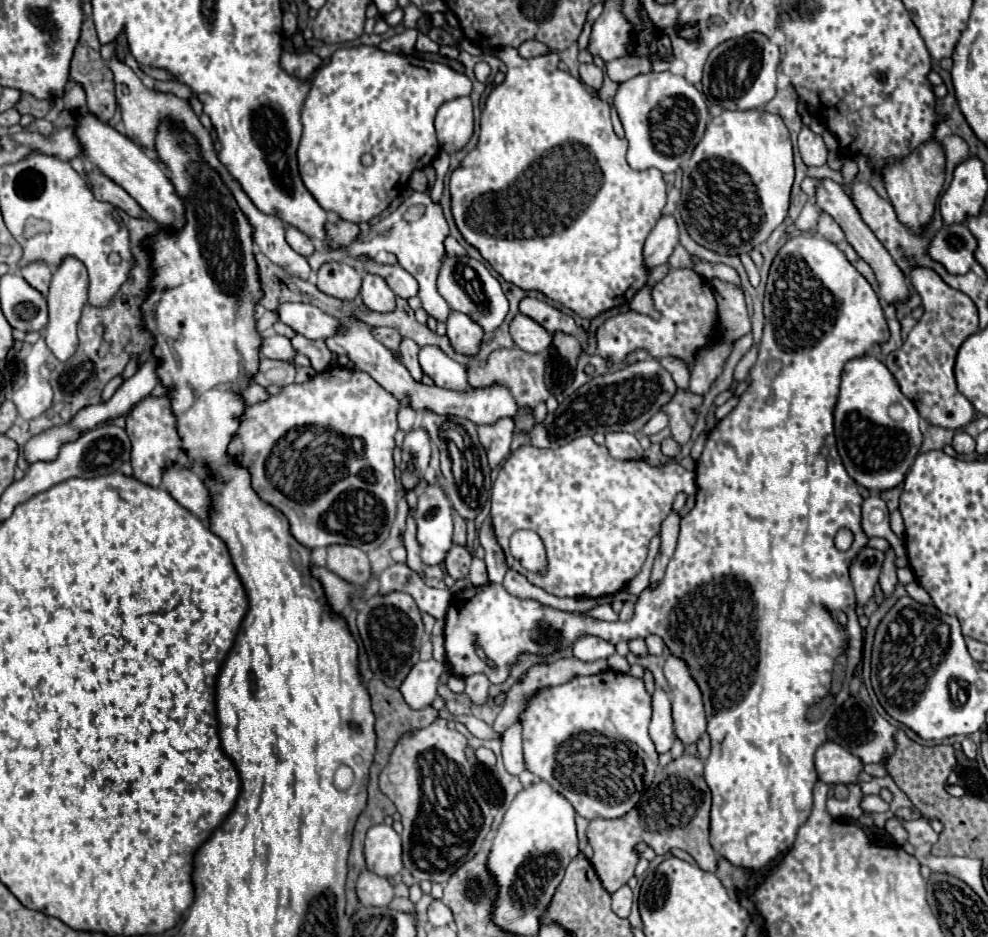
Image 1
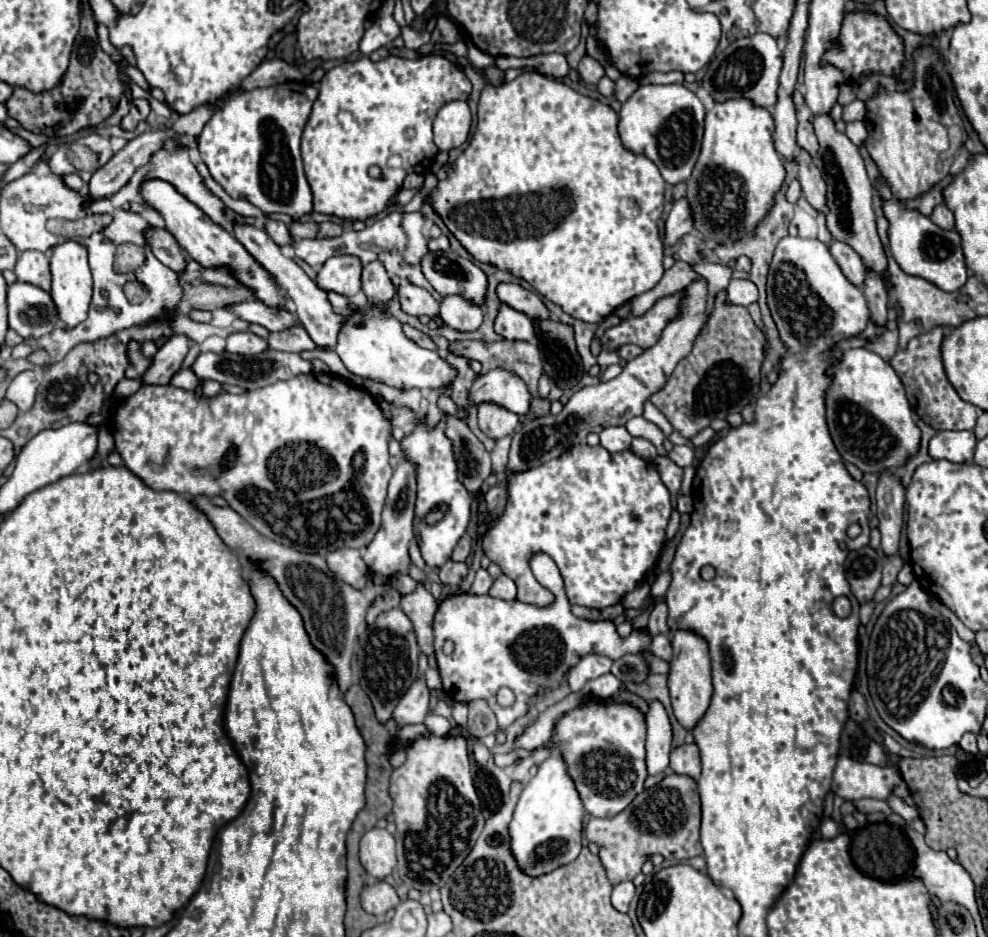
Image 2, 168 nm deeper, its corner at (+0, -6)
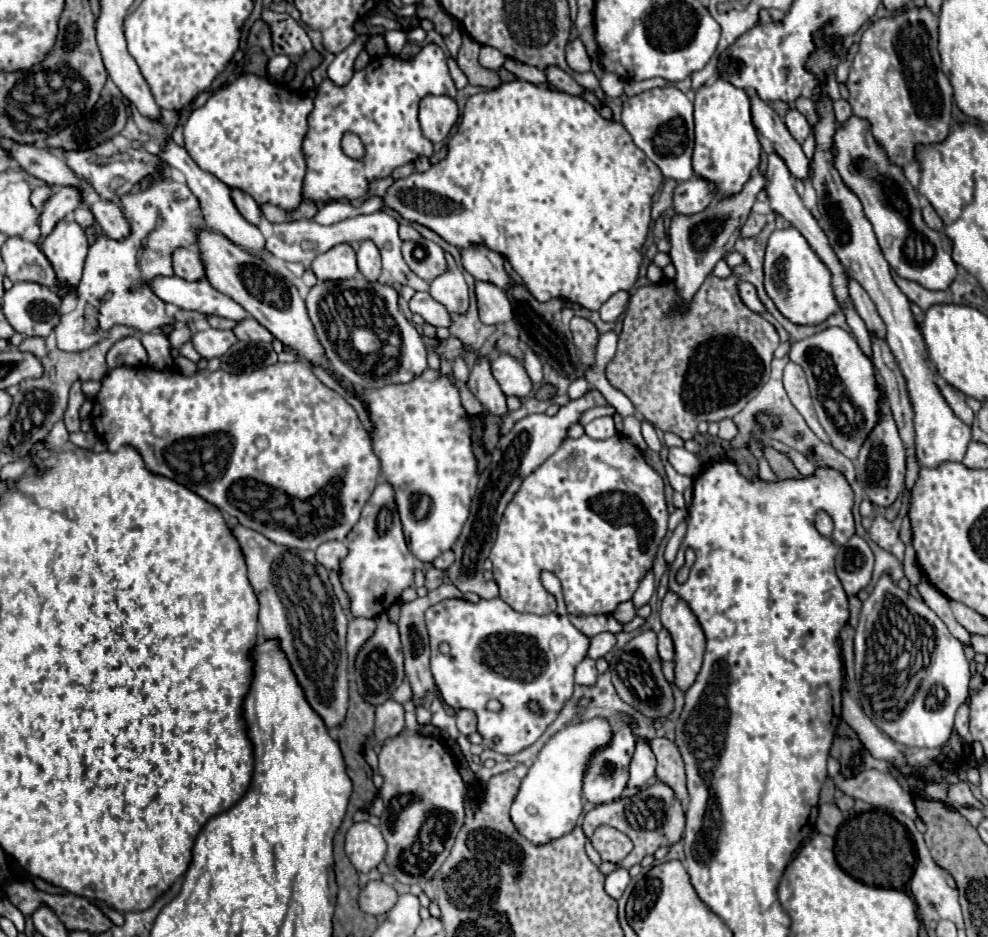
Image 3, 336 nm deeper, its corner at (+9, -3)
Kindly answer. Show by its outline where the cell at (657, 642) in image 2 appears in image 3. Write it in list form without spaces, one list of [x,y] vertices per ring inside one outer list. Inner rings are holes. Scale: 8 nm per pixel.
[[[662,628],[658,632],[658,652],[662,660],[674,660],[674,644],[670,638],[670,632],[666,628]]]

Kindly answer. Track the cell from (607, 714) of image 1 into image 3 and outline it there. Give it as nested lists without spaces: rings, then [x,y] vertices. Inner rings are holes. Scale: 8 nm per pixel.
[[[624,724],[614,732],[612,742],[600,750],[584,776],[584,798],[594,804],[616,800],[628,782],[628,766],[636,748],[632,730]]]

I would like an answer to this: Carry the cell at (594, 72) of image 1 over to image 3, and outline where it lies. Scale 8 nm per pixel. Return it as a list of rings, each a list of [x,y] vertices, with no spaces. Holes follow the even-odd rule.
[[[580,38],[568,42],[568,48],[566,48],[566,62],[572,70],[576,72],[588,72],[590,70],[590,58],[586,54],[586,48],[582,44]]]

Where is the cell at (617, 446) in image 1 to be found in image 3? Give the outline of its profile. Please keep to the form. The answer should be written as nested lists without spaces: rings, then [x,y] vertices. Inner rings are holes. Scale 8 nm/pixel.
[[[600,416],[600,418],[594,418],[590,424],[584,426],[584,432],[596,440],[604,440],[604,438],[610,438],[616,434],[616,428],[614,428],[614,420],[610,416]]]

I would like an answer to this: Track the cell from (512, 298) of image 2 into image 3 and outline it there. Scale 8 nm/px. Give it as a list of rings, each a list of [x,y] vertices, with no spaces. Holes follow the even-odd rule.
[[[470,244],[466,248],[460,248],[462,254],[462,266],[476,278],[484,282],[492,282],[500,286],[502,290],[508,290],[510,276],[504,270],[504,260],[498,252],[490,250],[484,244]]]

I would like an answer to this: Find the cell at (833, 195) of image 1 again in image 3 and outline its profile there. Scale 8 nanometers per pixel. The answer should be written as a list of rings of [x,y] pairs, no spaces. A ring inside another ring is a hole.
[[[748,90],[750,96],[750,112],[752,124],[760,138],[768,140],[768,146],[784,160],[790,174],[794,178],[806,180],[808,178],[808,158],[802,152],[802,146],[790,136],[784,120],[774,112],[772,104],[760,100],[756,92]]]

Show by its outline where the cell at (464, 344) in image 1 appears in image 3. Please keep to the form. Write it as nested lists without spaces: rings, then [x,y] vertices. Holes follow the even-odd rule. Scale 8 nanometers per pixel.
[[[445,252],[448,268],[430,282],[430,296],[444,304],[450,314],[464,314],[468,310],[468,286],[454,258]]]

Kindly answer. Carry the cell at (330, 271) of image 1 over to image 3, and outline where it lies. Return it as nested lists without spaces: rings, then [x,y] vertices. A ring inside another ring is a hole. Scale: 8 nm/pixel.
[[[336,244],[328,252],[320,254],[312,262],[312,270],[318,280],[344,280],[358,272],[356,252],[350,244]]]

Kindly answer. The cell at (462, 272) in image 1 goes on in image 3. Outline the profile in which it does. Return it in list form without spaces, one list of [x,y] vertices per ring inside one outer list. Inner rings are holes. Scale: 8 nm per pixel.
[[[424,238],[420,242],[412,242],[412,240],[404,242],[402,244],[402,256],[404,256],[406,264],[410,266],[410,270],[416,276],[420,276],[420,278],[424,278],[428,282],[434,280],[436,276],[440,276],[446,270],[444,250],[438,244],[434,244],[430,240],[424,240]],[[416,248],[420,248],[426,256],[420,258],[420,260],[416,260],[416,256],[414,256]]]

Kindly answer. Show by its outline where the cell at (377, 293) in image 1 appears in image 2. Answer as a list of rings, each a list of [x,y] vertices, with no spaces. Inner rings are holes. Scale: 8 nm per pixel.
[[[373,261],[363,267],[363,293],[375,303],[389,303],[395,297],[395,285],[391,283],[385,267]]]

